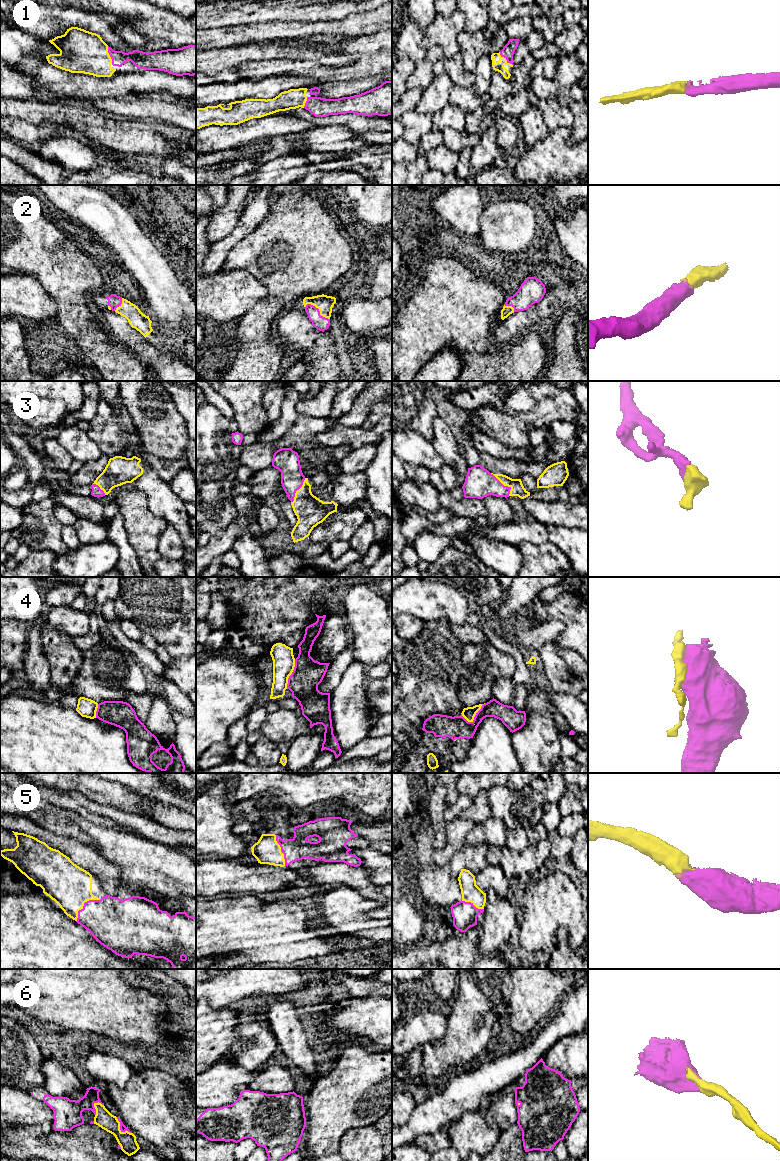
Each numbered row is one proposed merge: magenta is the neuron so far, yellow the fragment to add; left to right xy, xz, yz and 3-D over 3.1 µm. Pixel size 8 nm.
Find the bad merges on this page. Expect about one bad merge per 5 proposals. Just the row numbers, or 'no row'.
4

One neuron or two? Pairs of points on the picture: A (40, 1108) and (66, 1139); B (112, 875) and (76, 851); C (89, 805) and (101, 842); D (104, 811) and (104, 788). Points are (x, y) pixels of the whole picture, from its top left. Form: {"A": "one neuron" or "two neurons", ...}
{"A": "two neurons", "B": "one neuron", "C": "two neurons", "D": "two neurons"}

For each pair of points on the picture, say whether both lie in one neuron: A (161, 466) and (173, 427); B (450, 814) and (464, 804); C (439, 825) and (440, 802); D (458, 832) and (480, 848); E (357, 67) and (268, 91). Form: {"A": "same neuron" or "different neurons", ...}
{"A": "different neurons", "B": "same neuron", "C": "same neuron", "D": "different neurons", "E": "different neurons"}

